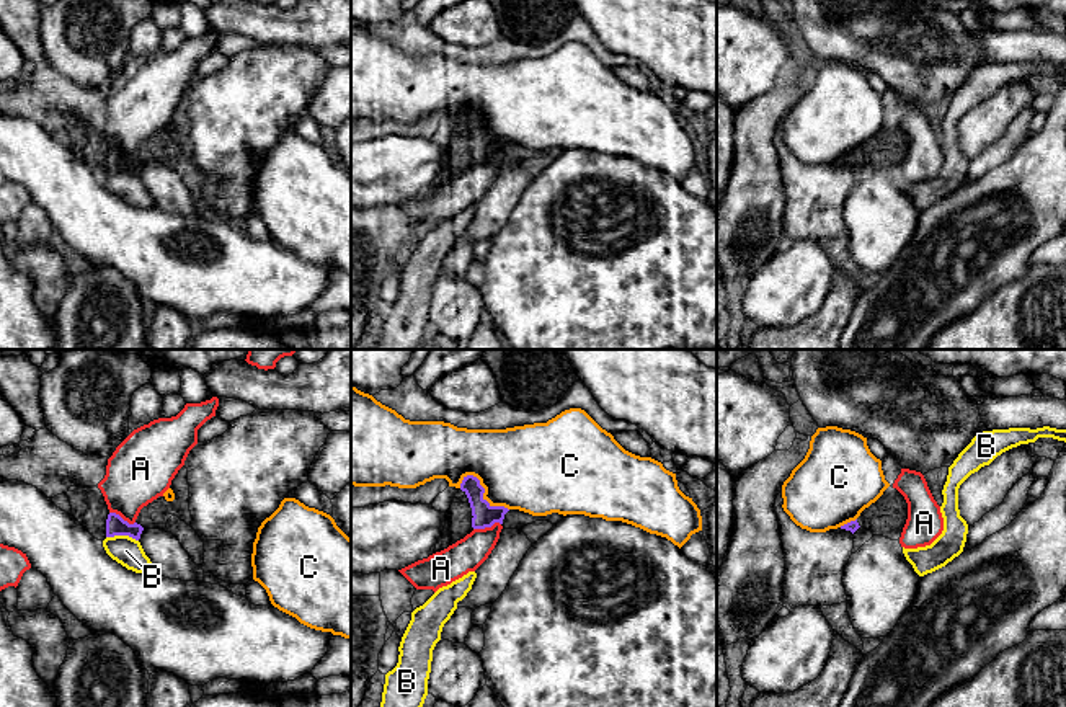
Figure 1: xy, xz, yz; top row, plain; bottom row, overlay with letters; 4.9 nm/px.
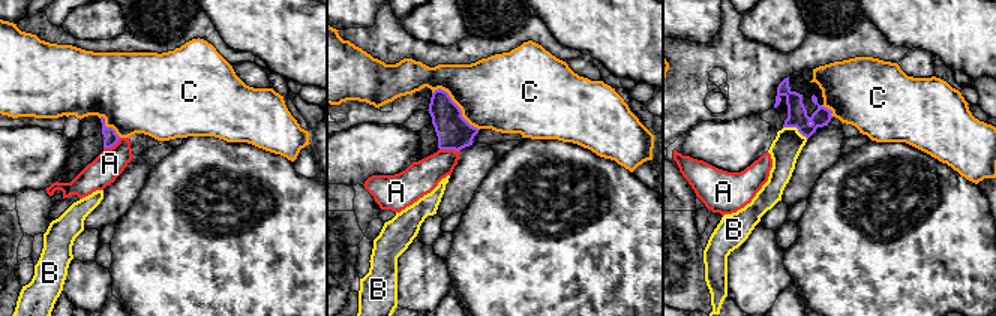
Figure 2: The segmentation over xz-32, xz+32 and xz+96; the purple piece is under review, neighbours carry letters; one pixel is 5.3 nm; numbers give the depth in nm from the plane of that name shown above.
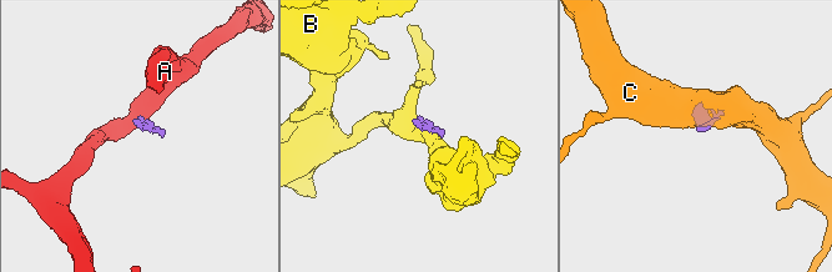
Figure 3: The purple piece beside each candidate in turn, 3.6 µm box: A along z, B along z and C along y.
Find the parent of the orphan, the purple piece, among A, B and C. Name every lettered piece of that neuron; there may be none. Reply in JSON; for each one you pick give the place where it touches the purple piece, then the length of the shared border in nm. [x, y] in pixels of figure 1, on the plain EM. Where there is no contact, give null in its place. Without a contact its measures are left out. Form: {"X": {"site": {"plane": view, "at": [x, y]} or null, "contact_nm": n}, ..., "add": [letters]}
{"add": []}

